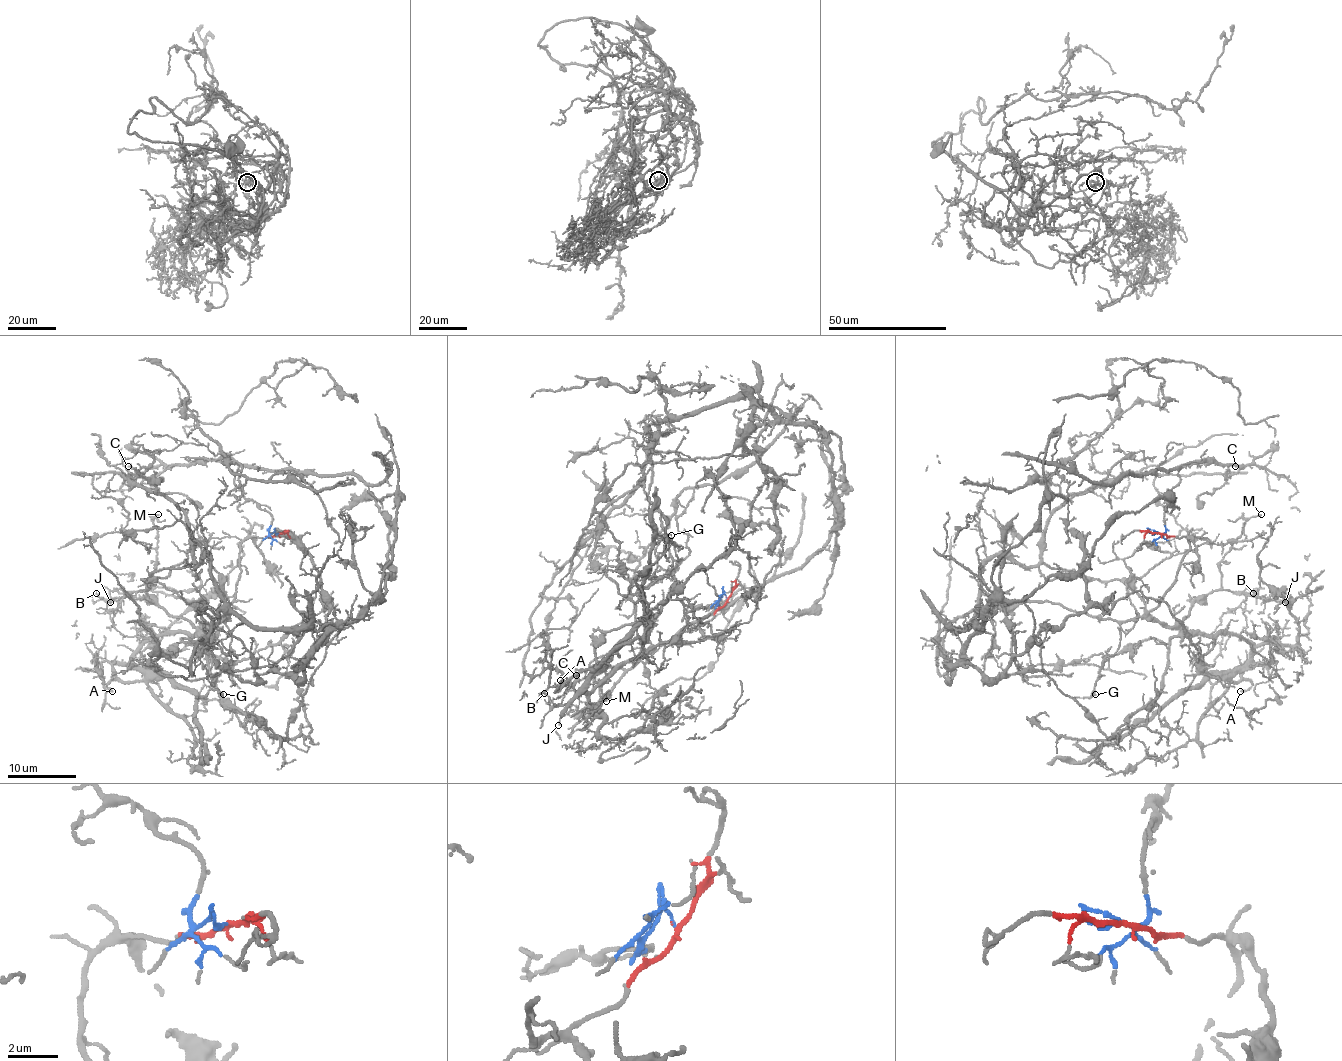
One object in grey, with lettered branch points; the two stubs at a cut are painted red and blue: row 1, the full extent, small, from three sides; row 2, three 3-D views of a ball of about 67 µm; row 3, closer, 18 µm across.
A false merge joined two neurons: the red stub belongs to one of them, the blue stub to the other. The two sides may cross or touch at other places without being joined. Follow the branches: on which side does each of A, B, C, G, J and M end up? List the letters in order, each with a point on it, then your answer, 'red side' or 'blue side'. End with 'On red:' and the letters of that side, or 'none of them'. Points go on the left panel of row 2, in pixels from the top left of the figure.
A: place (112, 691); red side
B: place (96, 593); red side
C: place (128, 466); blue side
G: place (223, 694); red side
J: place (110, 602); red side
M: place (158, 514); red side
On red: A, B, G, J, M

